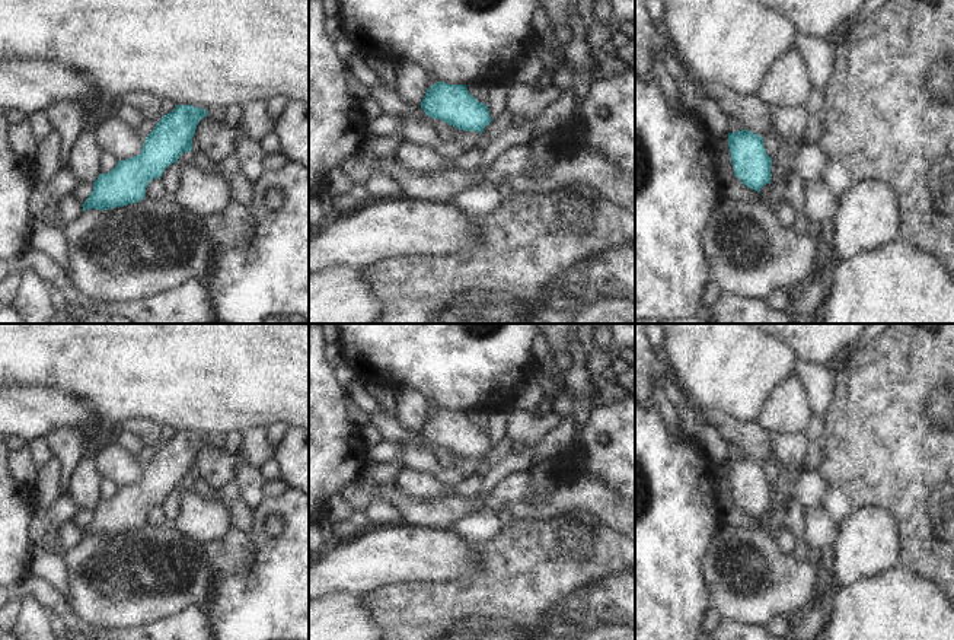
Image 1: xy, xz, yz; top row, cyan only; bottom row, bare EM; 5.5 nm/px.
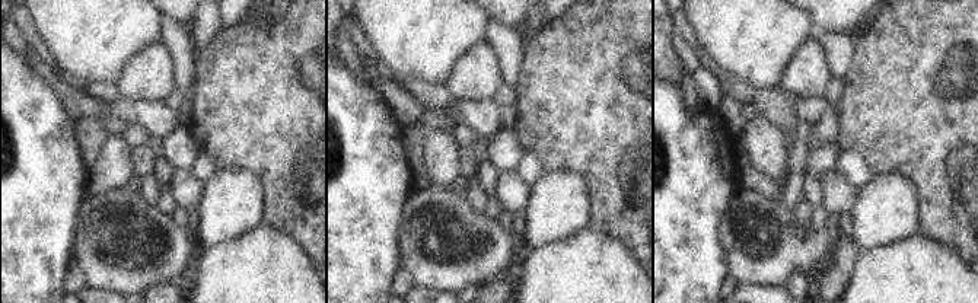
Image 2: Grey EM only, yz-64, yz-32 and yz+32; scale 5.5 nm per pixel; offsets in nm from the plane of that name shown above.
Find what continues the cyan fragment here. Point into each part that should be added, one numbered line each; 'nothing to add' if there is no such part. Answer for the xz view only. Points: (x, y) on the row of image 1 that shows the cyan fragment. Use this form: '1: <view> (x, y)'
nothing to add

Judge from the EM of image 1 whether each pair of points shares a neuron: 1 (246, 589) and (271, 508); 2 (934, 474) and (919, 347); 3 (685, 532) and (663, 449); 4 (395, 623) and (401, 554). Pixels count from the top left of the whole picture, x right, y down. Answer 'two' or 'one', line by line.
1: one
2: one
3: one
4: two

